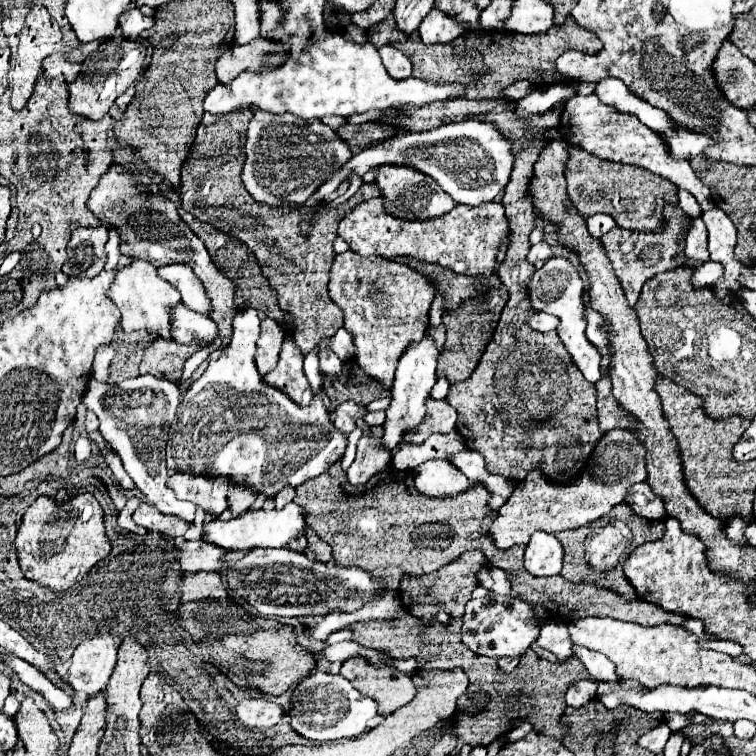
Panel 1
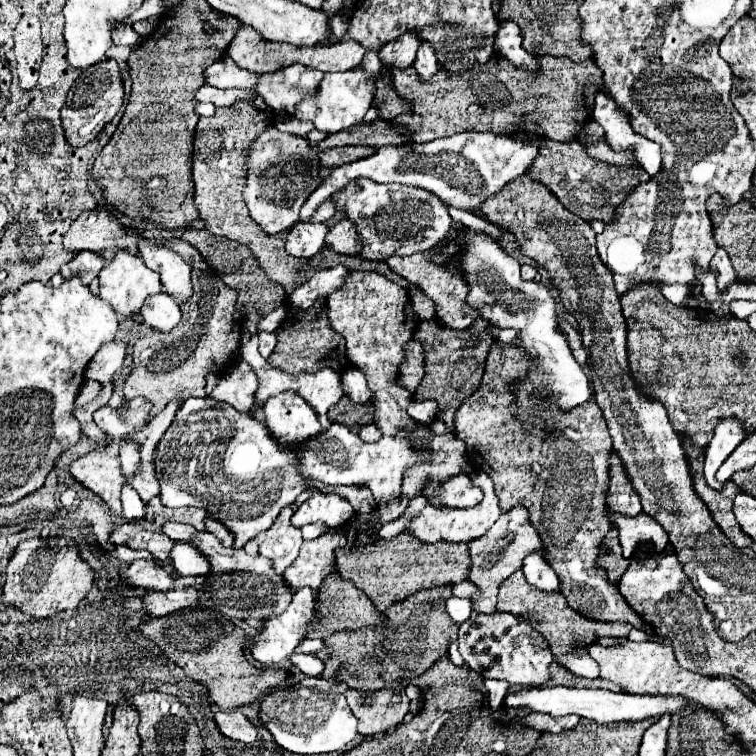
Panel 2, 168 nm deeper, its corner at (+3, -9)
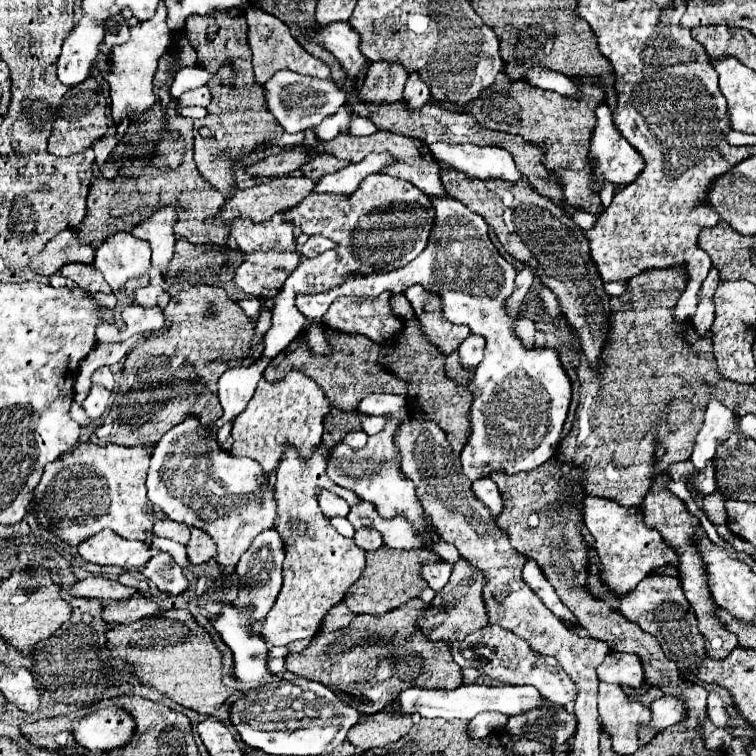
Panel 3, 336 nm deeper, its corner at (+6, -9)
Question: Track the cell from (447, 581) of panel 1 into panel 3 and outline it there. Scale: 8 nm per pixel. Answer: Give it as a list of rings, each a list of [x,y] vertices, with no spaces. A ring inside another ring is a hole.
[[[415,597],[379,619],[373,615],[355,615],[349,627],[315,635],[301,653],[287,655],[285,669],[299,677],[323,683],[343,699],[345,705],[367,715],[383,709],[391,695],[399,695],[399,691],[411,685],[455,689],[461,685],[461,667],[453,661],[451,651],[439,651],[435,643],[427,641],[425,635],[419,635],[415,617],[419,617],[423,607],[427,605]]]

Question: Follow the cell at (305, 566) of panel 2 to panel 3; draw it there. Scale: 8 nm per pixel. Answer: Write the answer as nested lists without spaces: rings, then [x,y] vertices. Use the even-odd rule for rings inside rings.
[[[321,449],[315,451],[311,463],[303,463],[301,459],[295,459],[295,451],[287,451],[287,459],[283,459],[275,477],[277,481],[273,495],[277,501],[277,519],[273,527],[283,539],[285,561],[279,599],[275,601],[275,607],[267,615],[259,633],[269,647],[315,637],[325,615],[333,605],[343,601],[349,587],[365,569],[365,551],[359,549],[353,539],[341,537],[317,505],[315,495],[321,489],[329,489]]]

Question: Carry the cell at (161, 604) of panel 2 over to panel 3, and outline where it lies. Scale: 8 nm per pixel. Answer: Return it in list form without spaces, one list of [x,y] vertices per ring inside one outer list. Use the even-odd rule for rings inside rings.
[[[135,595],[131,599],[115,601],[115,603],[103,603],[103,621],[105,623],[133,623],[143,617],[151,617],[159,613],[159,607],[153,599],[145,599],[143,595]]]

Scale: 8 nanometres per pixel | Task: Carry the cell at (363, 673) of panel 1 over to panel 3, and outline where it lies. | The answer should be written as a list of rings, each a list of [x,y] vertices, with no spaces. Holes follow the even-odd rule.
[[[375,713],[375,715],[369,715],[365,723],[355,725],[347,737],[355,747],[369,751],[369,749],[399,741],[403,735],[409,733],[411,727],[413,722],[409,715],[393,717],[387,713]]]

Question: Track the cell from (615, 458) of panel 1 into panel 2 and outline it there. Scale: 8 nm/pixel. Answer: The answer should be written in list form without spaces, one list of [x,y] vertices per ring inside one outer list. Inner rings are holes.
[[[518,503],[510,511],[506,511],[494,523],[494,527],[490,527],[490,531],[486,531],[486,535],[472,539],[468,543],[468,547],[470,547],[470,555],[472,555],[472,571],[470,571],[468,579],[474,581],[484,593],[480,601],[472,603],[472,609],[476,613],[496,611],[496,595],[498,595],[498,587],[500,587],[502,579],[506,579],[514,571],[518,571],[522,567],[522,561],[526,555],[530,555],[532,551],[544,551],[544,543],[542,543],[538,531],[534,531],[534,525],[530,523],[530,513],[524,503]]]

